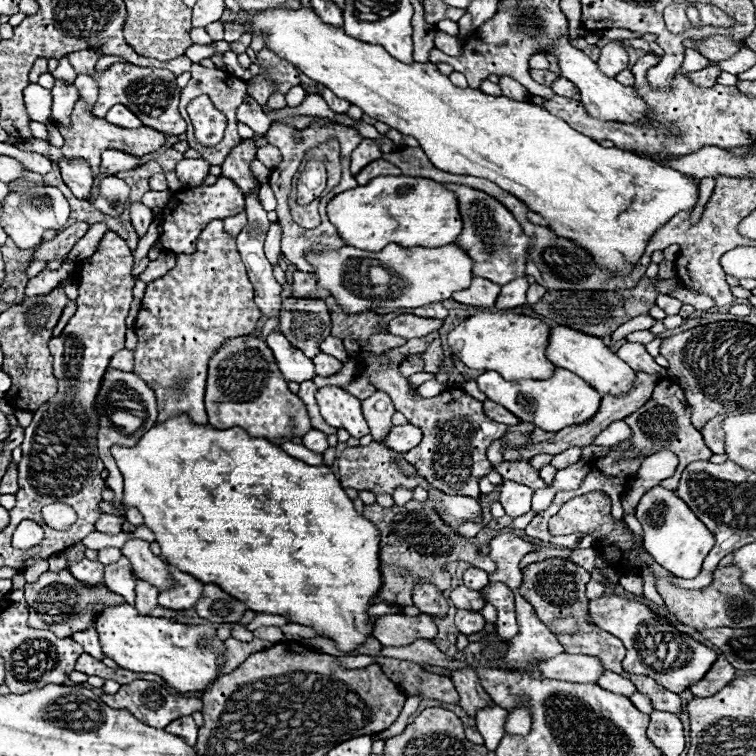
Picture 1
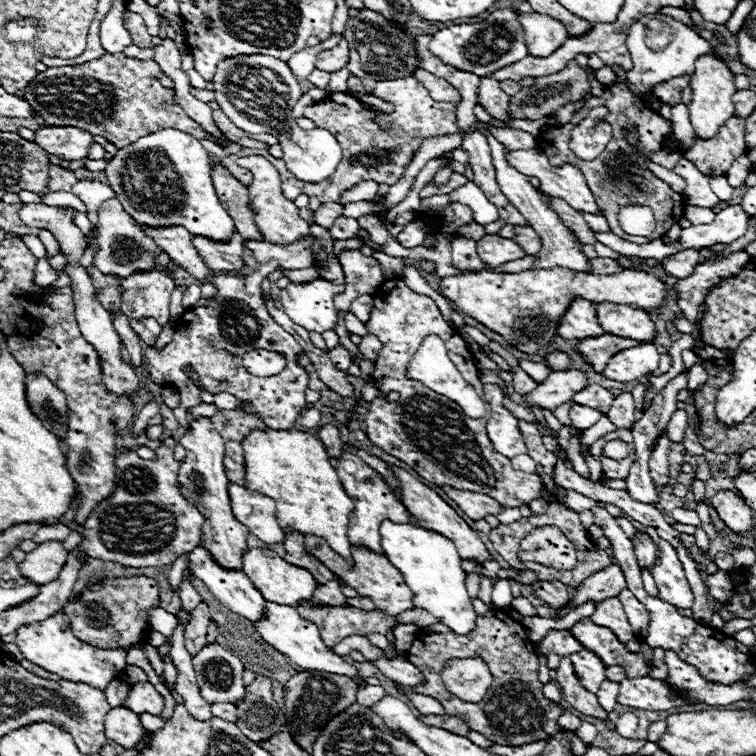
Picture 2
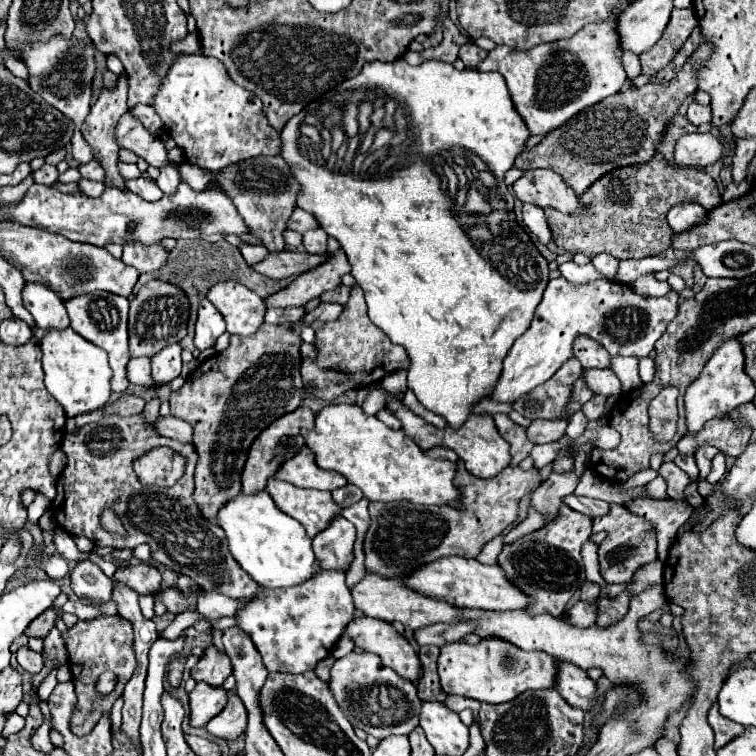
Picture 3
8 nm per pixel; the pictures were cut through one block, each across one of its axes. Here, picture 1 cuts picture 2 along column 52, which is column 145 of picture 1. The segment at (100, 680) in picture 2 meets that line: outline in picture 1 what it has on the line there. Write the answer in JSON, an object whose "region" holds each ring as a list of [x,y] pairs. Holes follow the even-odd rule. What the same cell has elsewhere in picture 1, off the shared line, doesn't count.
{"region":[[[112,606],[96,620],[100,646],[108,658],[130,672],[146,672],[160,676],[180,694],[204,694],[218,678],[218,670],[226,664],[224,640],[216,636],[214,626],[180,624],[168,618],[144,616],[134,606]]]}

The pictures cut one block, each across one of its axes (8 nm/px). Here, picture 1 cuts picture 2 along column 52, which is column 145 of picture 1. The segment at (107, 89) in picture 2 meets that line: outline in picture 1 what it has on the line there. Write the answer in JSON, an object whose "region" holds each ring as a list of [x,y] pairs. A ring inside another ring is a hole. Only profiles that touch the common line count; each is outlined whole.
{"region":[[[118,62],[118,64],[112,64],[102,74],[94,74],[94,78],[100,86],[98,102],[94,106],[94,116],[104,118],[114,104],[124,104],[126,108],[130,108],[130,112],[134,112],[142,120],[144,126],[158,128],[158,132],[166,132],[168,136],[178,136],[186,132],[186,122],[178,112],[182,88],[176,86],[176,76],[170,70],[142,68],[142,66]]]}

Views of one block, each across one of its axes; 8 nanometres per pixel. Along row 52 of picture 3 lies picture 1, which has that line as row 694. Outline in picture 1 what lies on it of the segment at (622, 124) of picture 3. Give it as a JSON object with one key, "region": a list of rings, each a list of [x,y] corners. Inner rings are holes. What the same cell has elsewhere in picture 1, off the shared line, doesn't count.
{"region":[[[718,656],[718,660],[714,662],[714,666],[706,672],[706,676],[690,686],[690,692],[698,698],[706,698],[714,692],[718,692],[722,686],[730,684],[730,680],[734,680],[736,670],[728,664],[728,660],[724,656]]]}

